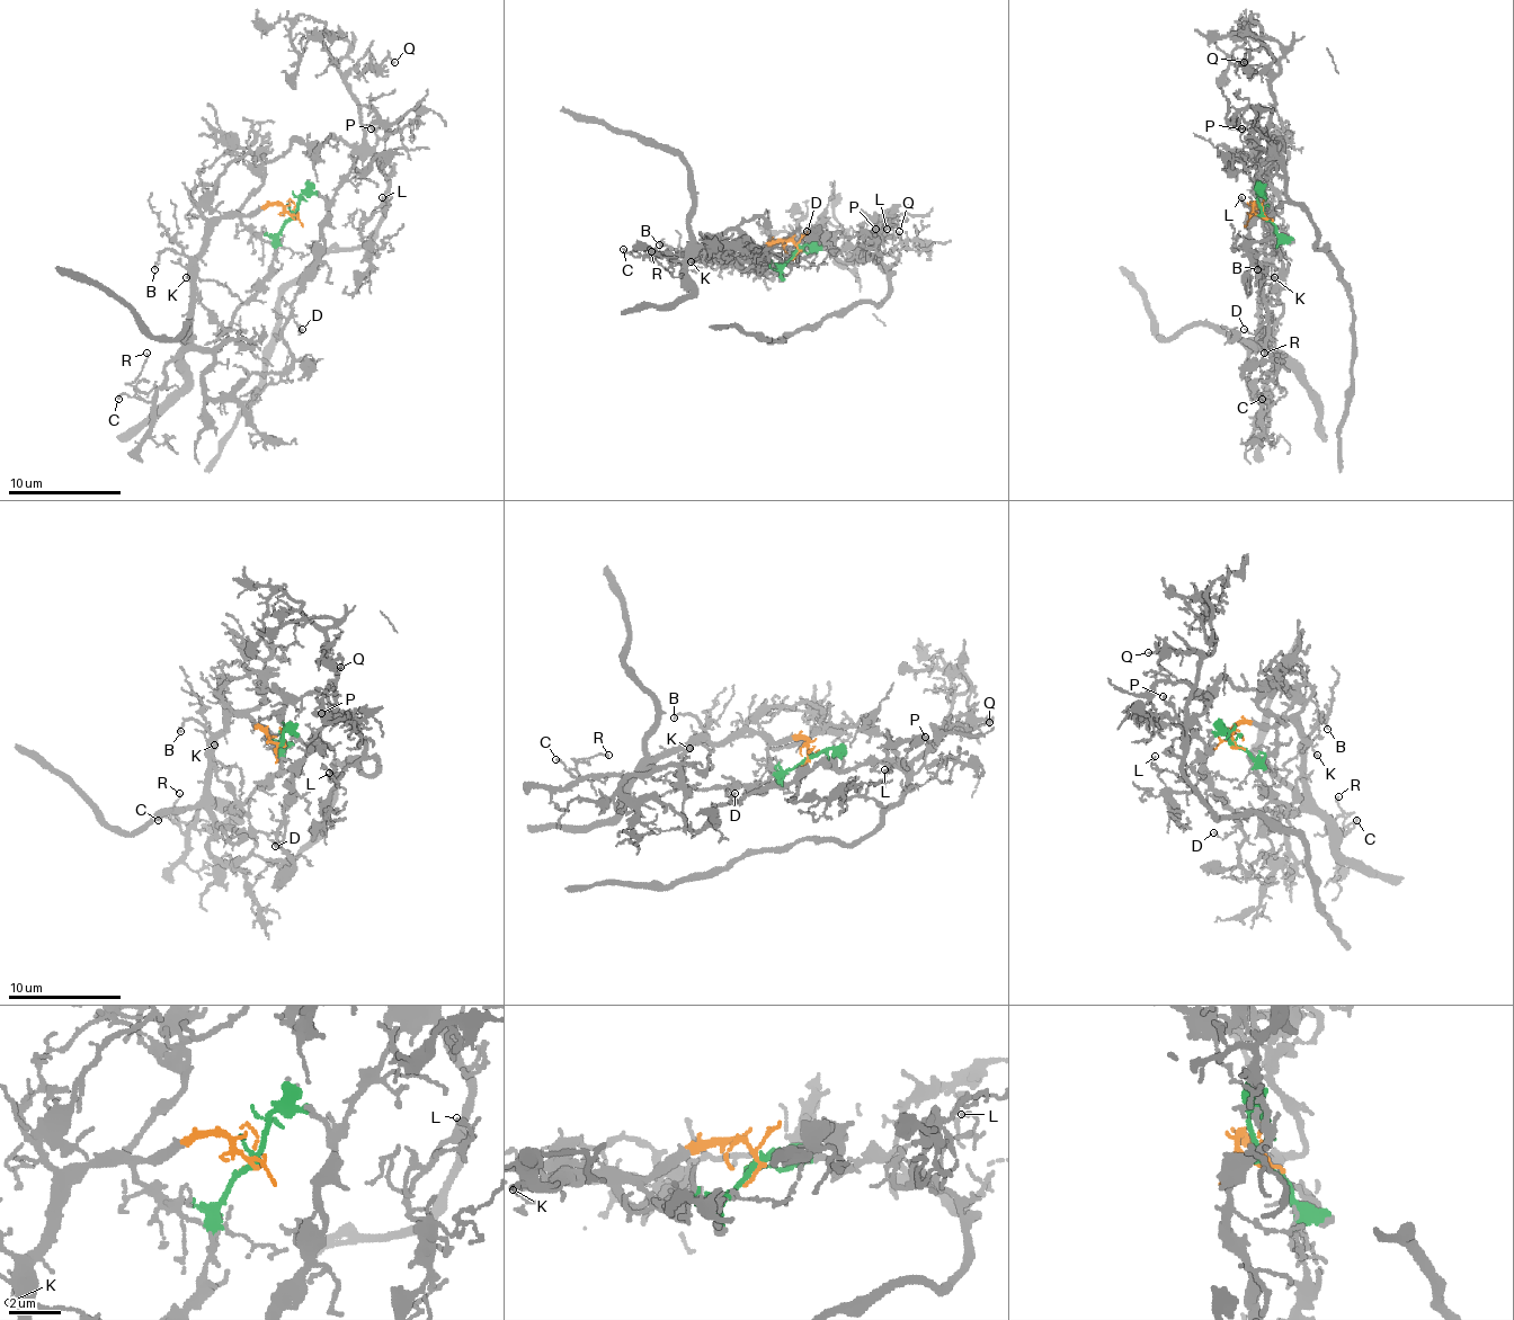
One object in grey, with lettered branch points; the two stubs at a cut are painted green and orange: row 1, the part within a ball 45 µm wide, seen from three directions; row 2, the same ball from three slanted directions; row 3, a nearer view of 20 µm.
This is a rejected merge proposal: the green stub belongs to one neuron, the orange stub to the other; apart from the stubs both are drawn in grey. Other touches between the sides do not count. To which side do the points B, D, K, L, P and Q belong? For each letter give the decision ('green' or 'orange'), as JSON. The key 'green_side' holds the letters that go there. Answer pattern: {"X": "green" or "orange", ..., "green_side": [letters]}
{"B": "orange", "D": "green", "K": "orange", "L": "green", "P": "green", "Q": "green", "green_side": ["D", "L", "P", "Q"]}

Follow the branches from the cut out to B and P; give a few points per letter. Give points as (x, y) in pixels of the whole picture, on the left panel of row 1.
B: (293, 216), (282, 207), (259, 205), (242, 216), (225, 216), (194, 256), (166, 250), (154, 269)
P: (293, 216), (304, 193), (319, 193), (330, 202), (353, 164), (375, 145), (375, 131), (370, 127)

